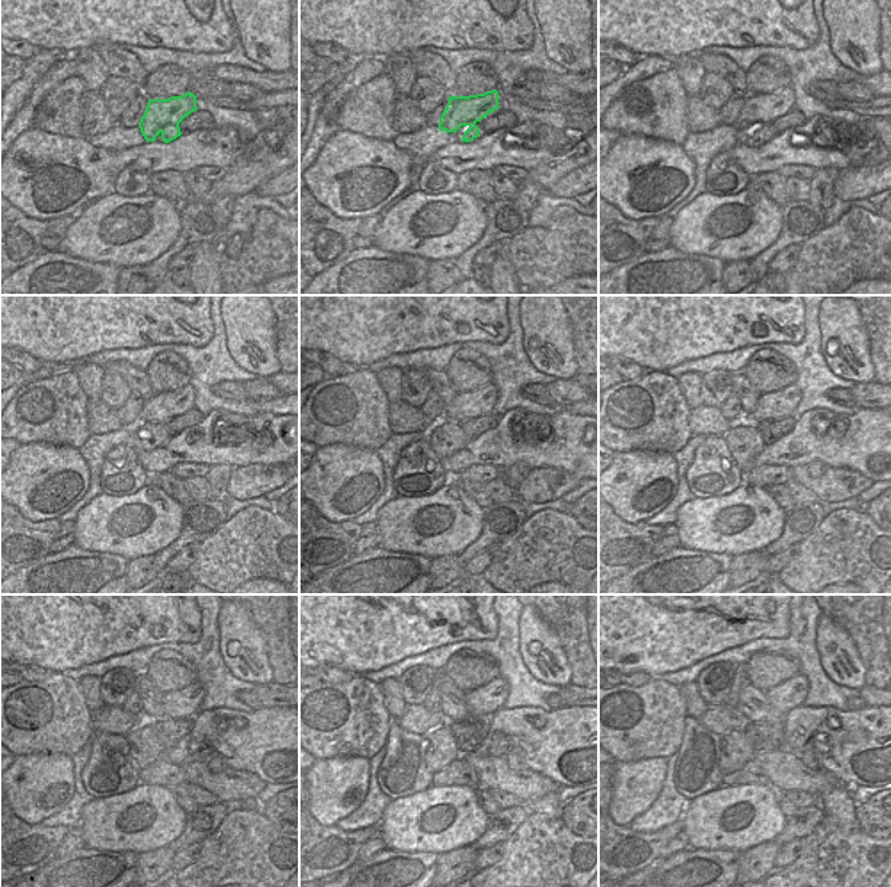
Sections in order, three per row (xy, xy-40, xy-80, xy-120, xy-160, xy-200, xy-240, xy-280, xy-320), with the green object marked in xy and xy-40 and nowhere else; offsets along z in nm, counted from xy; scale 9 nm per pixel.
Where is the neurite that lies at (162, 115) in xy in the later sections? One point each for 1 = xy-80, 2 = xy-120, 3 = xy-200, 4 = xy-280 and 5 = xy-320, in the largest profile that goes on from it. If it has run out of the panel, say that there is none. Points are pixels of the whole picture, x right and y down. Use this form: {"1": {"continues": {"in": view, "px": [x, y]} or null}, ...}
{"1": {"continues": {"in": "xy-80", "px": [758, 110]}}, "2": {"continues": {"in": "xy-120", "px": [162, 408]}}, "3": {"continues": {"in": "xy-200", "px": [780, 404]}}, "4": {"continues": {"in": "xy-280", "px": [482, 701]}}, "5": {"continues": {"in": "xy-320", "px": [791, 693]}}}

